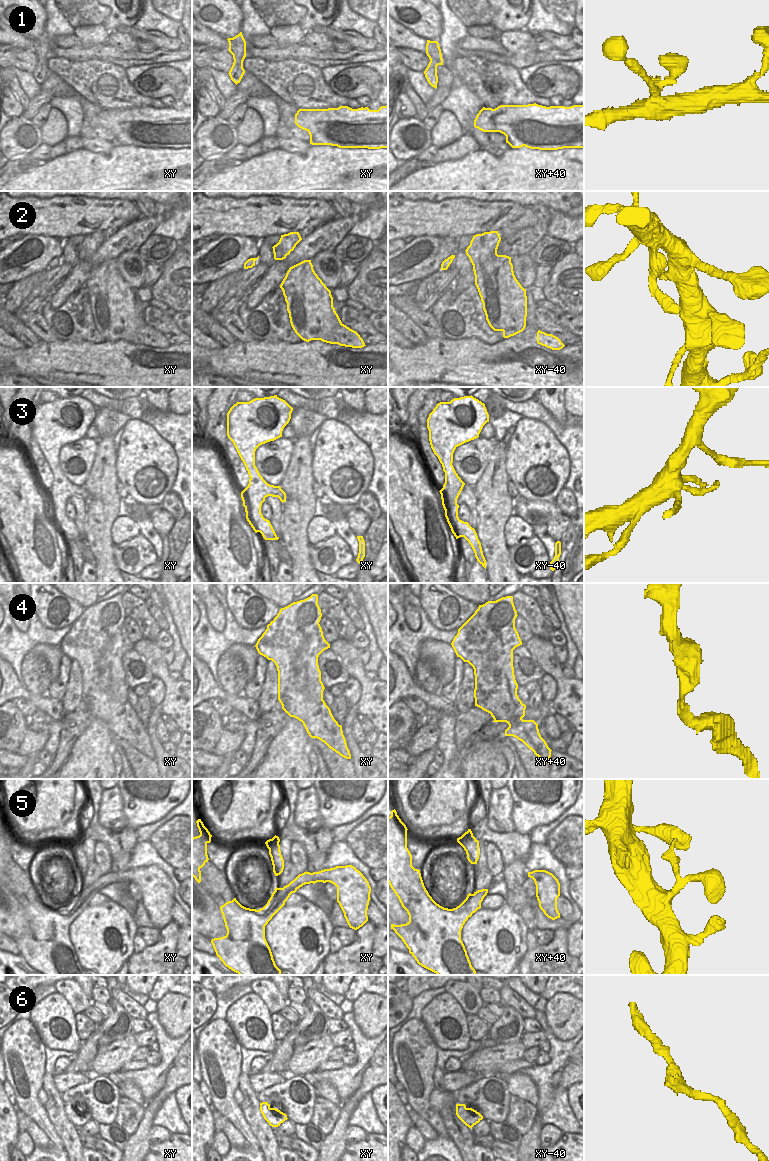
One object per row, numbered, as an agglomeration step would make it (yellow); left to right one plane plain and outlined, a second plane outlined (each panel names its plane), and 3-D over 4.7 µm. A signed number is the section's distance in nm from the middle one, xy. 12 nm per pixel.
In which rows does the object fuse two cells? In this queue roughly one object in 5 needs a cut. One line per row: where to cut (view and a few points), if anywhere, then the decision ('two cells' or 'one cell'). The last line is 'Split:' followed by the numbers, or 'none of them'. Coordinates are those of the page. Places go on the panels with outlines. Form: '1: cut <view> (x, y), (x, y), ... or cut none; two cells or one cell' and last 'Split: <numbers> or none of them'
1: cut none; one cell
2: cut none; one cell
3: cut xy (255, 466), (252, 466), (248, 472); two cells
4: cut none; one cell
5: cut none; one cell
6: cut none; one cell
Split: 3

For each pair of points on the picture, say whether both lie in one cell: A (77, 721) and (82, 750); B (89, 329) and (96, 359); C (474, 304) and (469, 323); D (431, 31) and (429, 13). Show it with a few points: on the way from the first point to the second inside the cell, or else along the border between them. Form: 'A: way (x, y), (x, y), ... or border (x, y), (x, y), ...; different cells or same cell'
A: border (92, 715), (90, 724), (77, 738), (69, 755); different cells
B: border (69, 339), (85, 342), (104, 342), (106, 340); different cells
C: way (469, 309), (469, 318); same cell
D: way (430, 27), (429, 17); same cell

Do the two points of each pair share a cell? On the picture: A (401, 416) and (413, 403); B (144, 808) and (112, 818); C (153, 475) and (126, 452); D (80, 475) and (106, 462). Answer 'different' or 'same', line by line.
A: different
B: different
C: same
D: different

